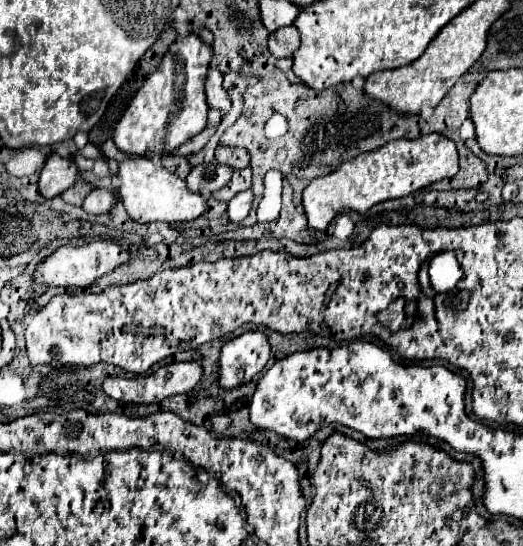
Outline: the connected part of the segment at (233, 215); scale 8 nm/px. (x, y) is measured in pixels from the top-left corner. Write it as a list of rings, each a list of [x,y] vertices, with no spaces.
[[[249,189],[243,191],[243,193],[237,193],[237,195],[227,203],[227,217],[229,217],[229,221],[241,223],[241,221],[249,215],[251,199],[253,199],[253,193],[251,193]]]

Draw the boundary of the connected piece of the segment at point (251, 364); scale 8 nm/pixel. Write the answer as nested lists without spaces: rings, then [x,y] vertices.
[[[247,331],[227,341],[219,357],[219,385],[233,389],[251,381],[267,365],[269,355],[269,339],[261,331]]]

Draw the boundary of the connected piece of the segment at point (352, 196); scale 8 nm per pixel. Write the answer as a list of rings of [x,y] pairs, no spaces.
[[[431,133],[413,141],[399,139],[387,143],[387,147],[357,155],[351,161],[345,161],[337,171],[313,179],[303,191],[303,209],[309,221],[309,229],[325,231],[329,223],[345,211],[365,213],[373,205],[407,197],[435,181],[455,177],[459,171],[459,157],[455,143],[439,133]]]

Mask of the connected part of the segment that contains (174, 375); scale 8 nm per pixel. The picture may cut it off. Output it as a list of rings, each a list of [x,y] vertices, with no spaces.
[[[169,363],[147,377],[107,377],[103,389],[117,401],[159,403],[165,397],[193,391],[201,377],[199,363]]]

